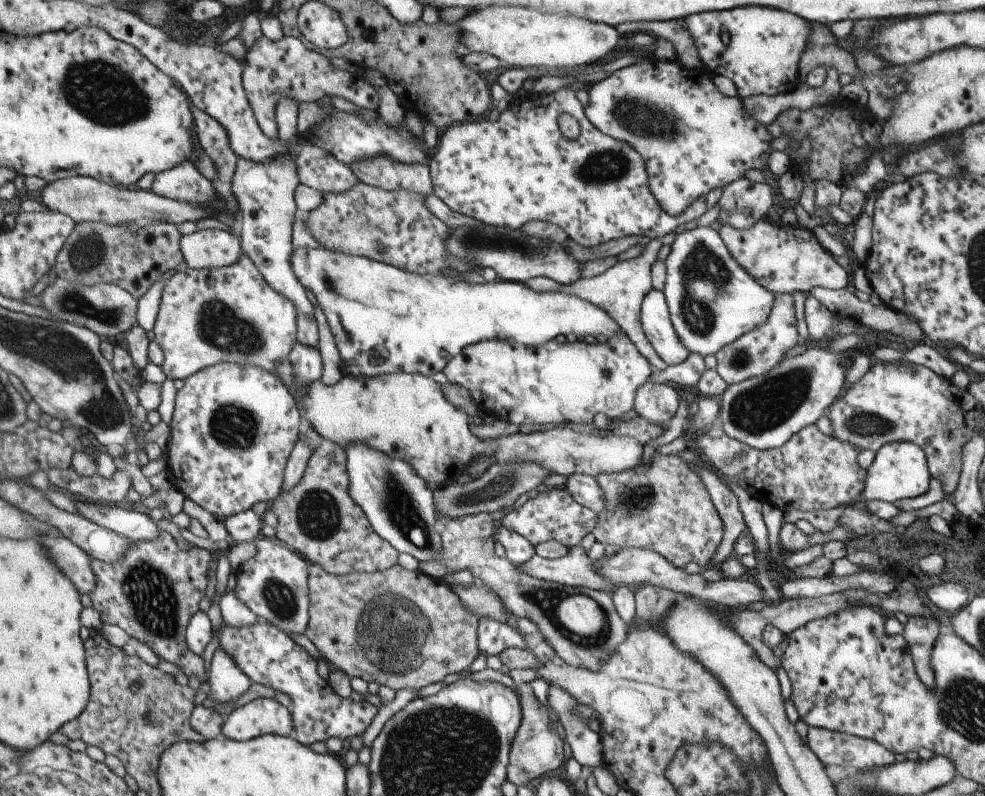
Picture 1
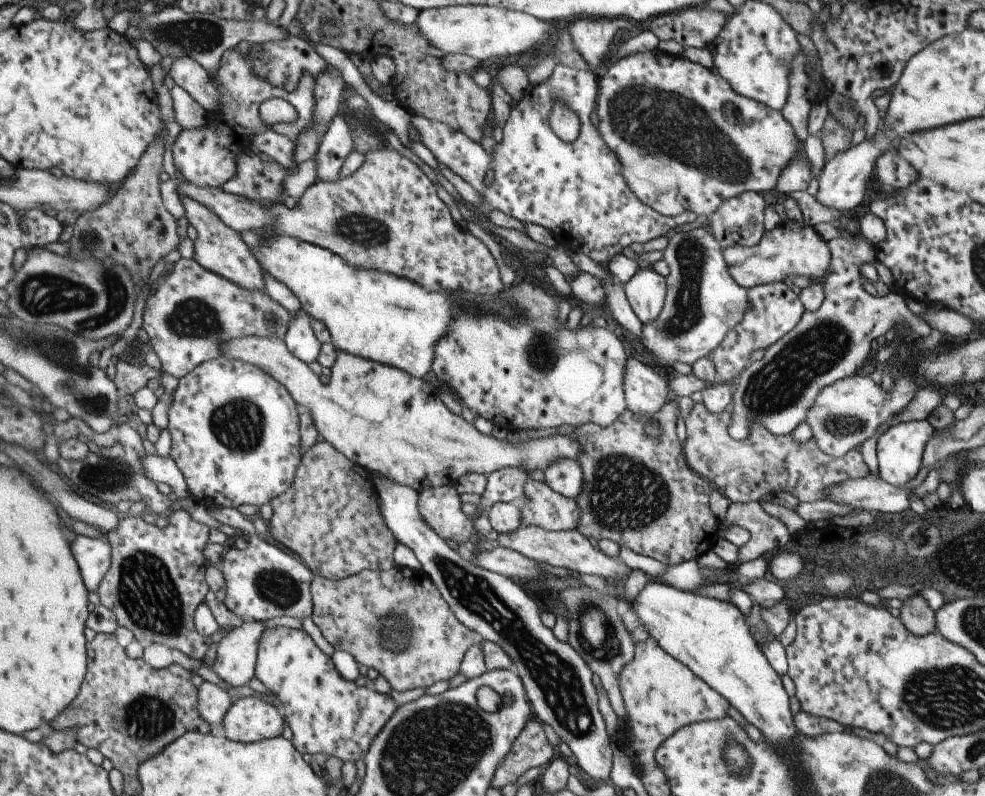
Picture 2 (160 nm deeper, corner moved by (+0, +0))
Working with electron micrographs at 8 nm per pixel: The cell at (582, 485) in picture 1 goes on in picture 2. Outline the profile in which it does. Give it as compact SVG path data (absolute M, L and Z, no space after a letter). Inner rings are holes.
M559 458L557 462L547 466L543 476L544 484L564 498L574 499L579 496L579 490L583 486L581 468L576 460Z

